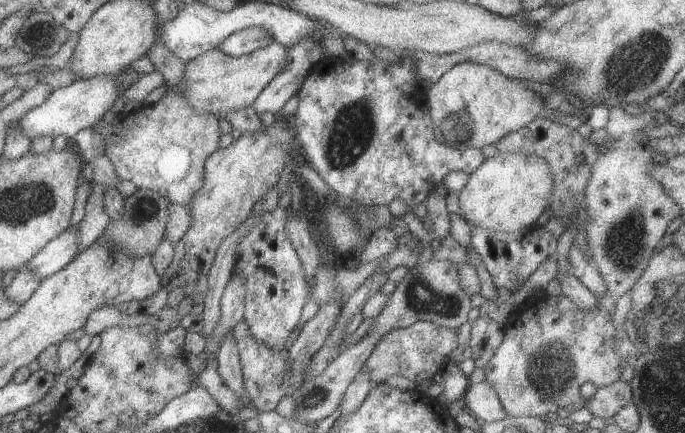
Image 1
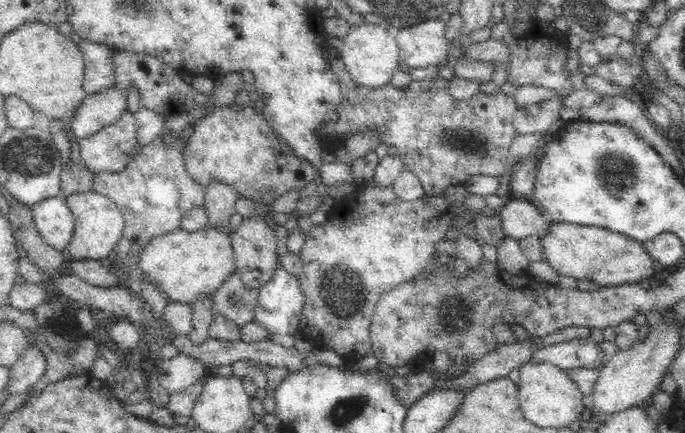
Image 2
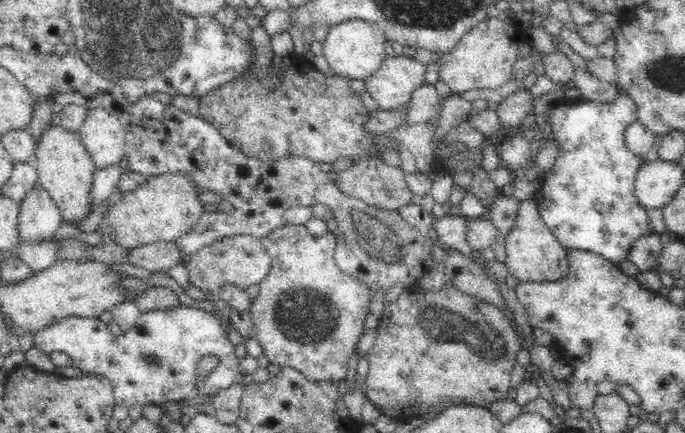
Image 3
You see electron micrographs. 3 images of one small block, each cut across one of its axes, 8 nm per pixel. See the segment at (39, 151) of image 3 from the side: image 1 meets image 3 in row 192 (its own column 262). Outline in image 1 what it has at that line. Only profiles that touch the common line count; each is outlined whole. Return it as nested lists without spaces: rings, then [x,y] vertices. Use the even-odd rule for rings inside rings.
[[[274,40],[267,47],[241,57],[224,54],[218,47],[211,48],[186,62],[179,85],[168,86],[166,83],[162,96],[171,88],[173,93],[182,95],[182,98],[200,114],[222,114],[258,105],[265,86],[286,66],[287,56],[287,48]]]

